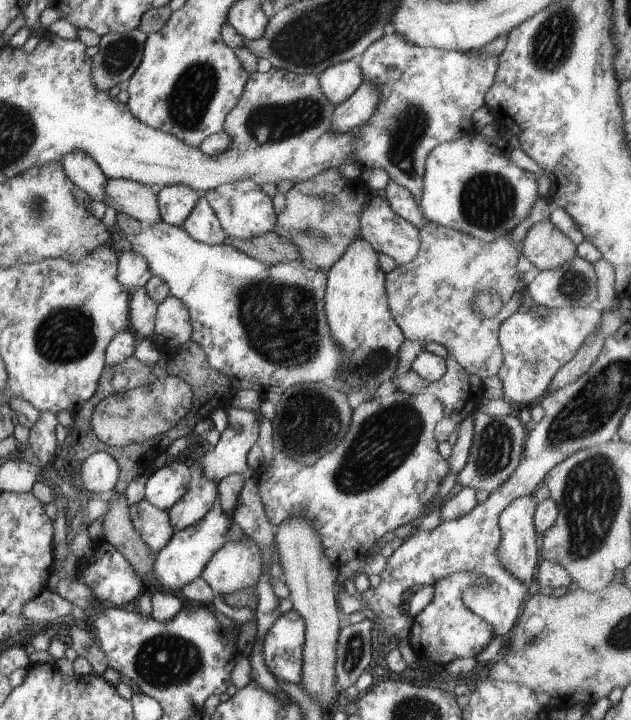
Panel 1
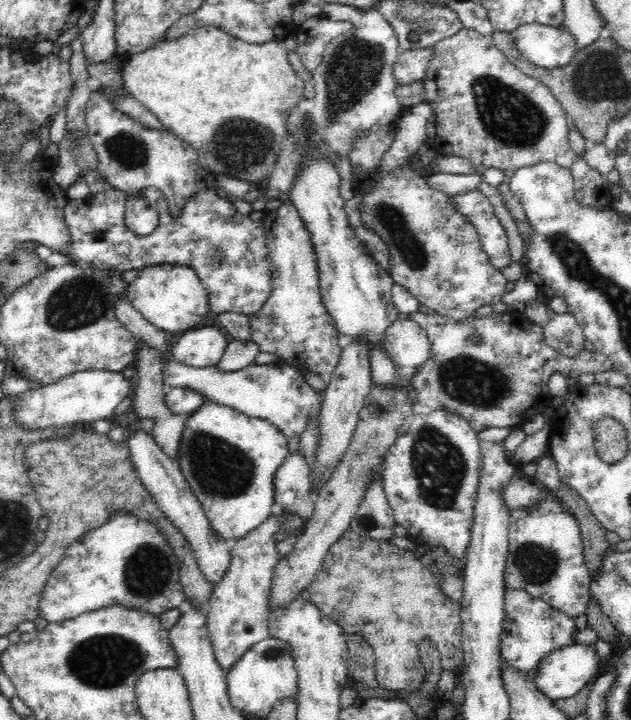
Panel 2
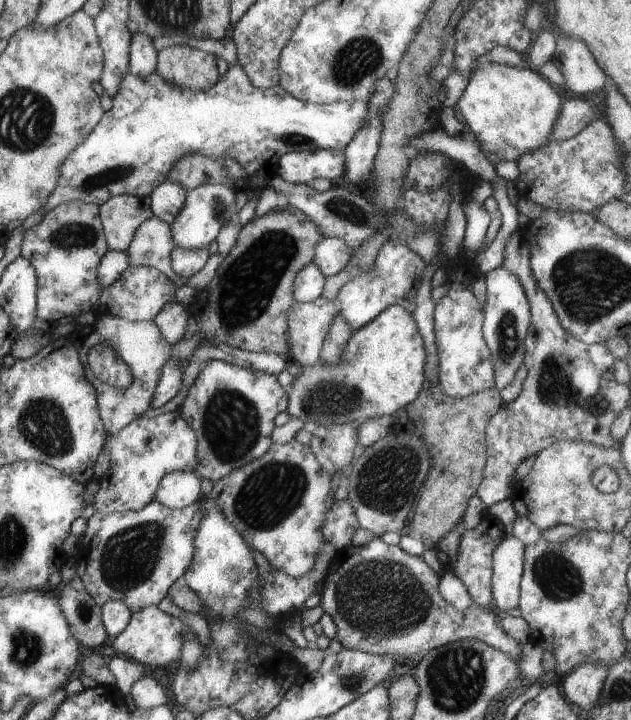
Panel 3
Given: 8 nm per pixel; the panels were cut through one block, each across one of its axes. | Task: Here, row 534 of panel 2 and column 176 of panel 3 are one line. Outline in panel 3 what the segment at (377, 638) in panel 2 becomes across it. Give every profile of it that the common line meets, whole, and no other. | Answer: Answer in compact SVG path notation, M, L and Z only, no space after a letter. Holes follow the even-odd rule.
M288 206L284 209L274 208L259 218L252 218L249 222L247 222L247 224L242 227L235 245L230 250L230 253L224 257L219 267L216 269L216 273L212 281L205 287L205 289L197 292L196 301L188 309L189 317L186 332L184 333L184 336L178 340L177 343L174 343L171 346L171 356L174 359L181 361L184 367L187 367L187 364L190 363L193 359L194 352L196 352L197 347L203 341L215 340L216 343L224 343L230 345L231 347L242 349L243 351L250 351L253 353L276 353L286 358L285 354L289 349L289 337L287 336L287 312L289 311L290 306L292 306L292 303L296 301L293 297L294 279L296 273L299 270L302 270L304 266L313 262L316 245L323 238L324 236L321 232L321 228L312 219L308 218L302 211L295 209L294 207Z

